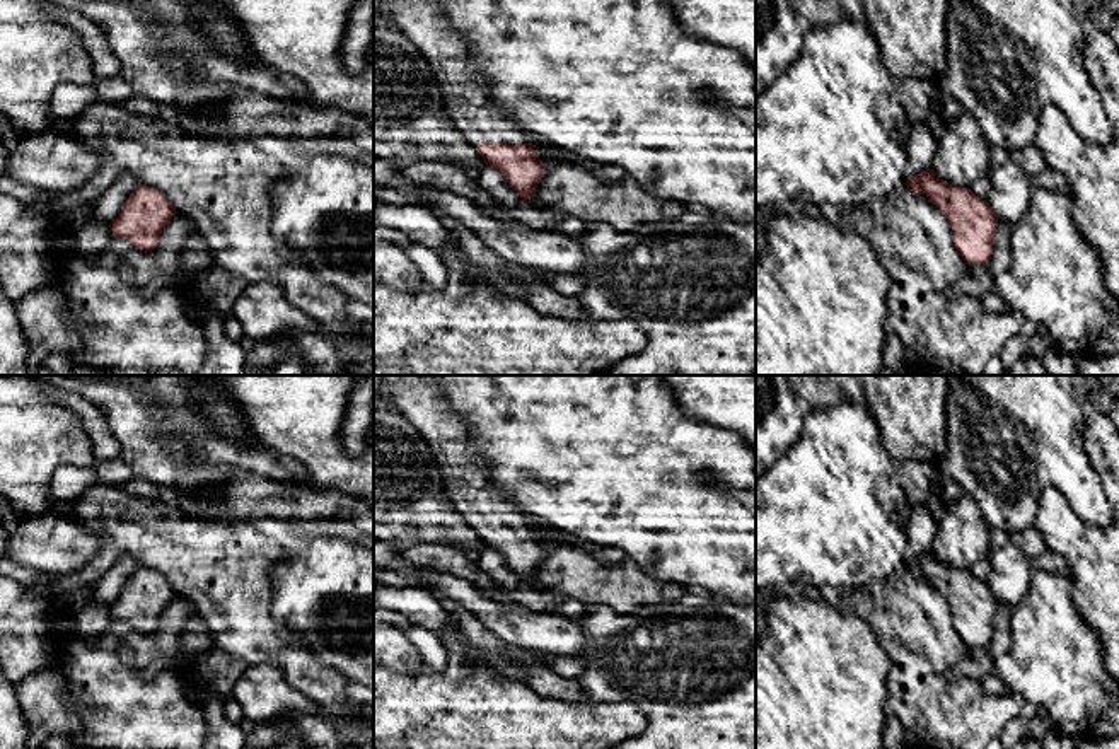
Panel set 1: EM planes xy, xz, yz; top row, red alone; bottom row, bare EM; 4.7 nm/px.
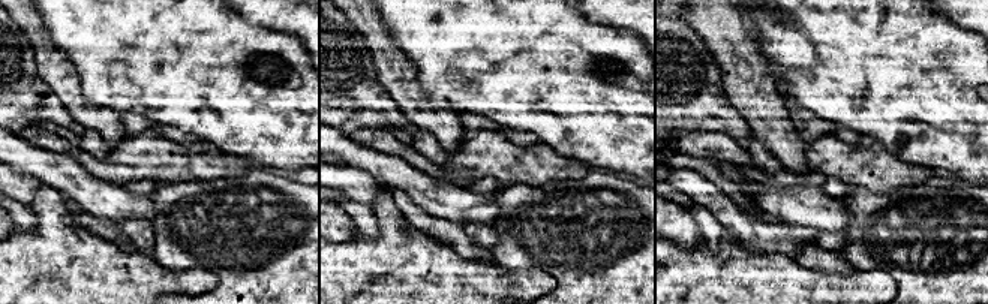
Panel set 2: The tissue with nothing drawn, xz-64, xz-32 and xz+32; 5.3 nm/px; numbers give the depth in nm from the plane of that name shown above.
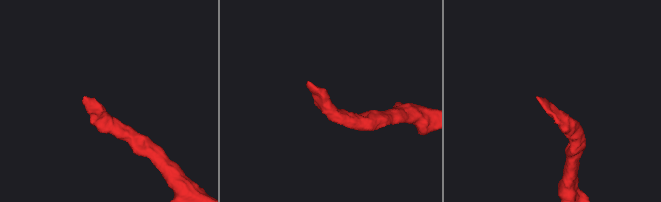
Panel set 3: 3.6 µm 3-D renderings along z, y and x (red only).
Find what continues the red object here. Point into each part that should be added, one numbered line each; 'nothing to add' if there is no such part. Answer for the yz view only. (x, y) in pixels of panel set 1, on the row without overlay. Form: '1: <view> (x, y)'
nothing to add

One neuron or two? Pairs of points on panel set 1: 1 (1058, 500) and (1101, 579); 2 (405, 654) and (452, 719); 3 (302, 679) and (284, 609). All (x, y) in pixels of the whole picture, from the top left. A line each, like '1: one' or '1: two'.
1: one
2: two
3: two

